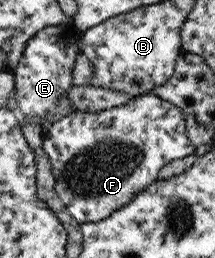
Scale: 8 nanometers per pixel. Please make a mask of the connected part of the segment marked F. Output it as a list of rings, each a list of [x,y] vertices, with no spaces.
[[[152,93],[144,94],[143,96],[128,101],[126,104],[111,107],[110,109],[105,109],[100,112],[82,112],[80,110],[70,112],[50,125],[48,129],[44,130],[42,136],[43,148],[46,155],[48,155],[48,159],[50,159],[52,173],[55,177],[55,191],[62,200],[64,207],[68,210],[68,213],[72,215],[80,225],[86,222],[98,222],[101,219],[106,219],[109,215],[112,215],[113,211],[119,210],[122,206],[130,203],[136,195],[144,191],[151,183],[158,180],[158,174],[160,174],[162,167],[172,160],[194,154],[196,147],[192,141],[188,139],[188,135],[186,135],[186,121],[184,121],[182,109]]]

